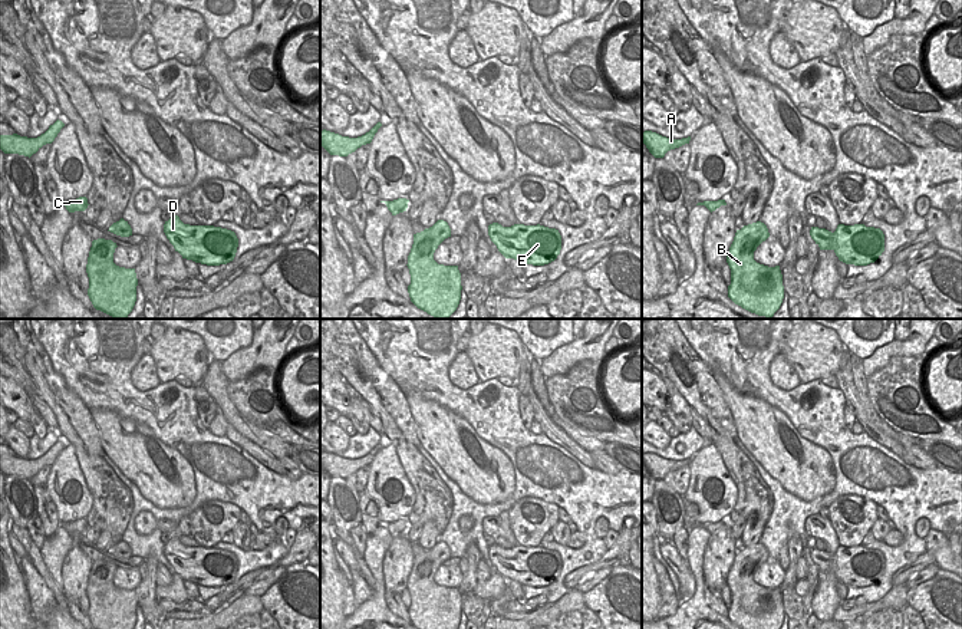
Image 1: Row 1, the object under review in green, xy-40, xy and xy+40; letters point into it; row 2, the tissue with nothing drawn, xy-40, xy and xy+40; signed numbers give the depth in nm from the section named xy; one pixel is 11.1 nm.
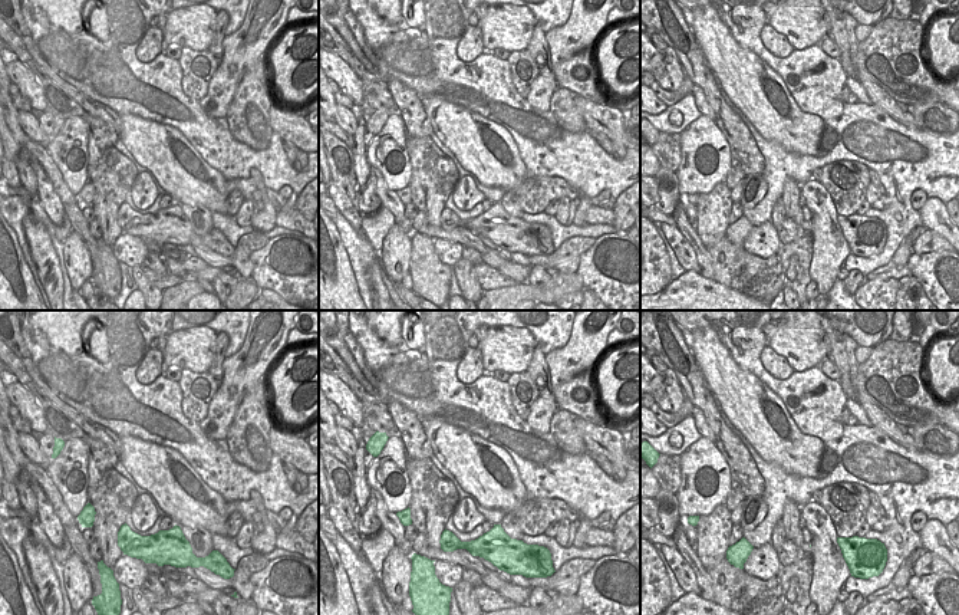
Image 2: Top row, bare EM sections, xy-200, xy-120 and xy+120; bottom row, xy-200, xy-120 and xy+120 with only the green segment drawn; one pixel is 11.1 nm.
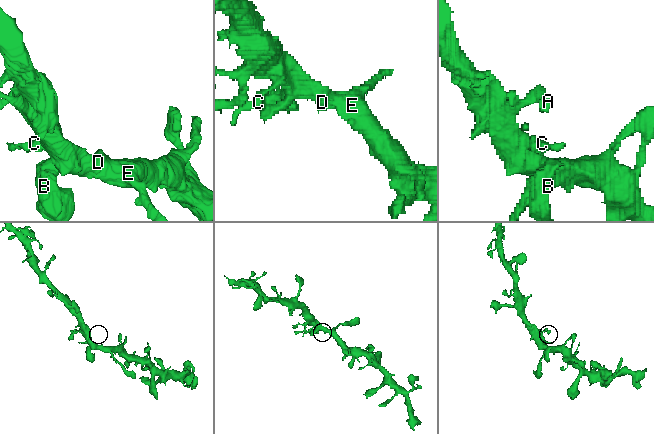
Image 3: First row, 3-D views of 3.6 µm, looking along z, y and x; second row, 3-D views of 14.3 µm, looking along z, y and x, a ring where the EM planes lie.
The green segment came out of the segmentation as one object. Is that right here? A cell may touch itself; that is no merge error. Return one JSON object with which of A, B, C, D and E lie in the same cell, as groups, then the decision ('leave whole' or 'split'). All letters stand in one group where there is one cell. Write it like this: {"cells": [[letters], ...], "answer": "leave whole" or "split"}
{"cells": [["A", "B", "C", "D", "E"]], "answer": "leave whole"}

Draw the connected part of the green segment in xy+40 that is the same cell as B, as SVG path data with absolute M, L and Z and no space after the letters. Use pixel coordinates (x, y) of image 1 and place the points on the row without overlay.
M764 544L737 551L727 584L731 590L728 619L741 629L780 629L784 620L780 587L768 589L754 582L757 569L770 559Z

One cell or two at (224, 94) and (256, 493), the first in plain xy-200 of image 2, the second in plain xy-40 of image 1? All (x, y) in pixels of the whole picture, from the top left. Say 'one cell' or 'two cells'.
two cells

